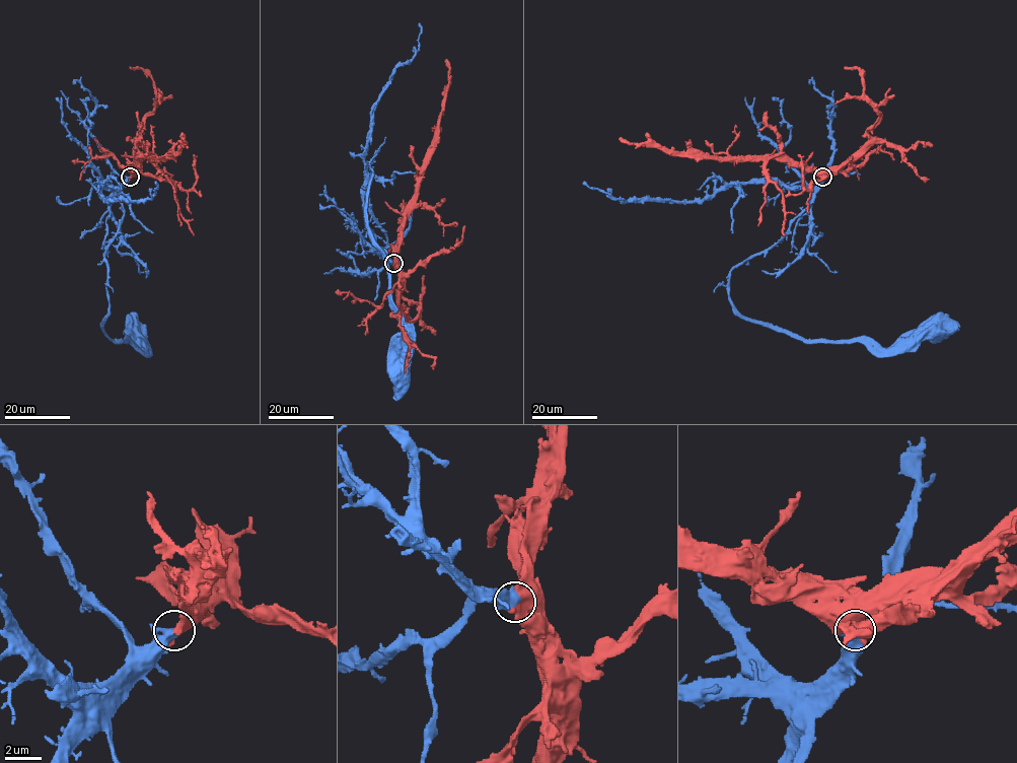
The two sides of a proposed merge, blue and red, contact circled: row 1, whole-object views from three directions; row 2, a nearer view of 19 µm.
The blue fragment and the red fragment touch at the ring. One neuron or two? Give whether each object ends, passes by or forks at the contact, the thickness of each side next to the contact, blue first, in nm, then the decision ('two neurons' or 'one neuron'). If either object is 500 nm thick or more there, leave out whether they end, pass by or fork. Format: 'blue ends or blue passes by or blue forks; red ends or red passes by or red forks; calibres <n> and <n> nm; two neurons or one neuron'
calibres 600 and 700 nm; one neuron

